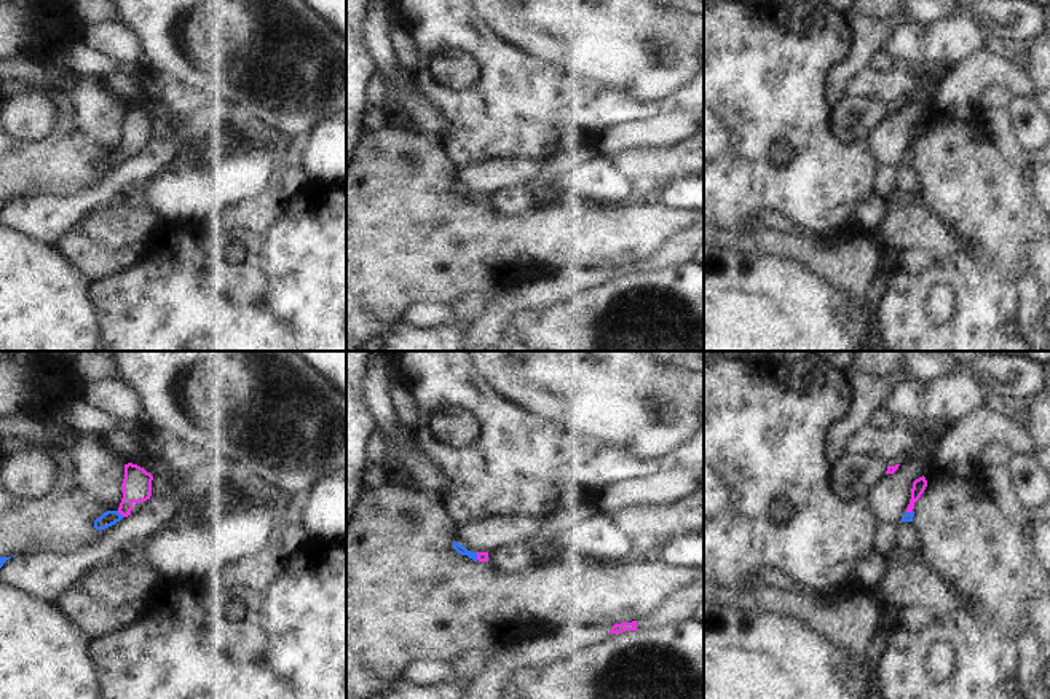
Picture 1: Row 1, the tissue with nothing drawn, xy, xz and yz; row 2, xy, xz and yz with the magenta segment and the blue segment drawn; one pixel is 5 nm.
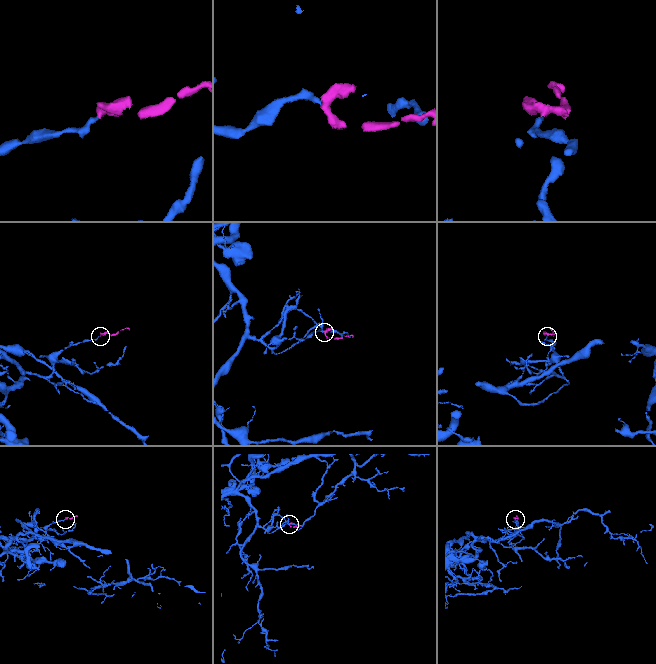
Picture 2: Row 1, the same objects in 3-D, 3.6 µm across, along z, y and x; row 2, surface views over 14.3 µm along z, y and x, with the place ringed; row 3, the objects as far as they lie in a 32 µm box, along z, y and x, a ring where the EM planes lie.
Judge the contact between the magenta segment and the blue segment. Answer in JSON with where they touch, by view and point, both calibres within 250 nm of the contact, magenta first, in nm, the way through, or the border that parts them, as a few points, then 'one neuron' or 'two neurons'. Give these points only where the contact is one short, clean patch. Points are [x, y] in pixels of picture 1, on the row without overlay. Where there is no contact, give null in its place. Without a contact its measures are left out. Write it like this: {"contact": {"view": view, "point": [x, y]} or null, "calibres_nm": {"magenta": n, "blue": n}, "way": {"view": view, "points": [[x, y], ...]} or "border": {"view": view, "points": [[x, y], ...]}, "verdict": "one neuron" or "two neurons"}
{"contact": {"view": "xy", "point": [120, 155]}, "calibres_nm": {"magenta": 150, "blue": 80}, "way": {"view": "xy", "points": [[136, 128], [120, 155], [110, 160]]}, "verdict": "one neuron"}

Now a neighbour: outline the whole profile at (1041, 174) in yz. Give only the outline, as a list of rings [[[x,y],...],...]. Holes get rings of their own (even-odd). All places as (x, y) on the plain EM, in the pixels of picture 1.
[[[1050,164],[1036,166],[1031,172],[1031,184],[1036,192],[1036,199],[1050,219]]]

